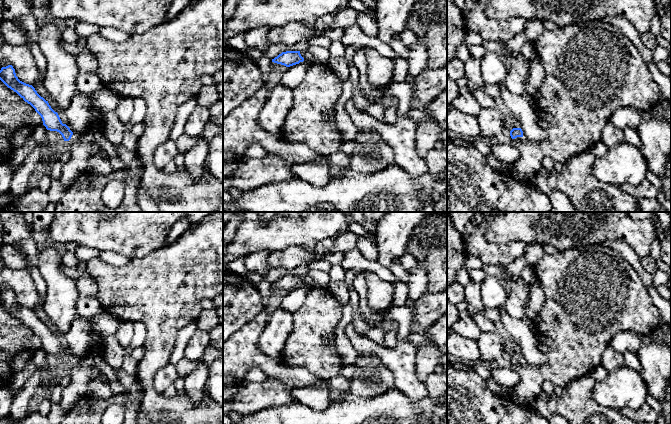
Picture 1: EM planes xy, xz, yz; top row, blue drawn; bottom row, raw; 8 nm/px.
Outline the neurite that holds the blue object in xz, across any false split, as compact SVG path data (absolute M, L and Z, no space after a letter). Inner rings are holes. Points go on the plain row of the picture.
M286 275L279 278L272 283L272 286L290 291L300 286L303 286L304 282L301 280L300 275Z

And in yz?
M513 352L510 355L510 360L516 370L518 370L518 368L523 364L523 355L521 352Z

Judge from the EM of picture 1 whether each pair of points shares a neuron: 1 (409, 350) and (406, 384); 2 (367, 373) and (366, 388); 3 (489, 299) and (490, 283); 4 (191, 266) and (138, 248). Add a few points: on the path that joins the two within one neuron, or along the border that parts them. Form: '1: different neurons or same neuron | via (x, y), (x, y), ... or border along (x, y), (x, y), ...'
1: same neuron | via (406, 358), (406, 376)
2: same neuron | via (366, 377), (366, 384)
3: same neuron | via (490, 295), (490, 287)
4: different neurons | border along (163, 245), (140, 258), (132, 258), (130, 260)

